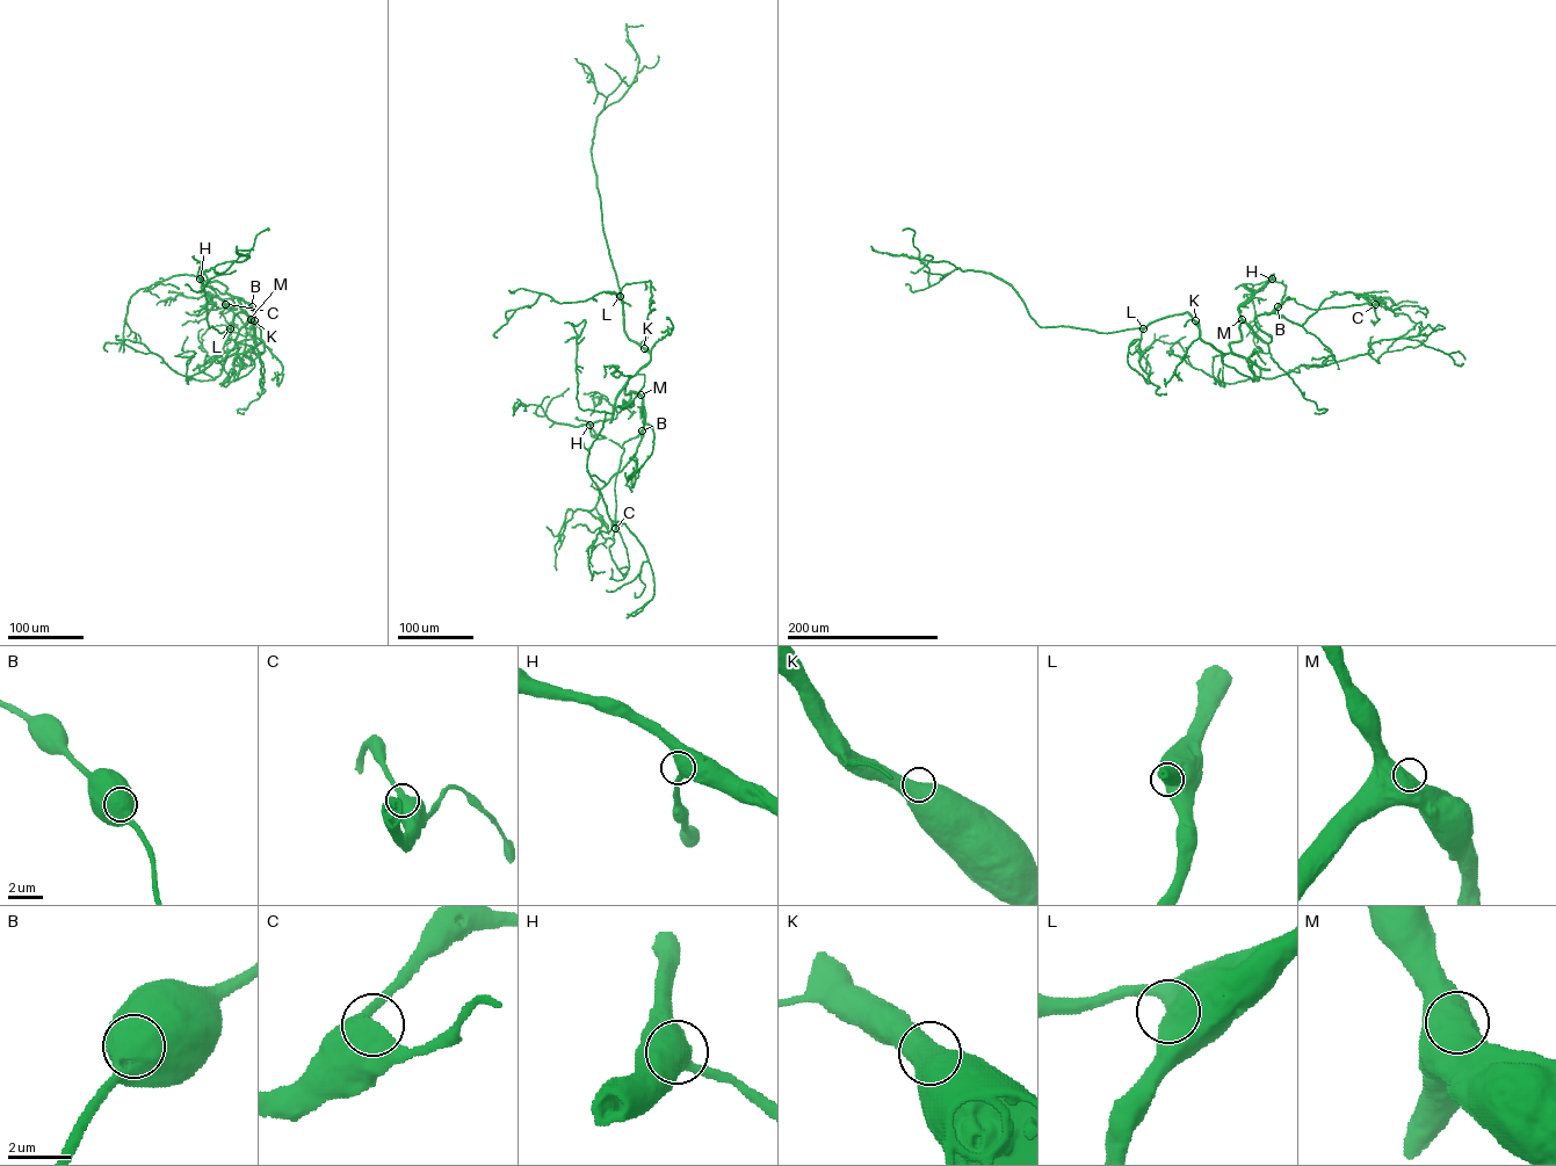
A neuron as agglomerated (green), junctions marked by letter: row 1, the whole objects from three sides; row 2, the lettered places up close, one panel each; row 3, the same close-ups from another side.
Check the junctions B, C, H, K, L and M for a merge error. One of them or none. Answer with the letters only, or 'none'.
none

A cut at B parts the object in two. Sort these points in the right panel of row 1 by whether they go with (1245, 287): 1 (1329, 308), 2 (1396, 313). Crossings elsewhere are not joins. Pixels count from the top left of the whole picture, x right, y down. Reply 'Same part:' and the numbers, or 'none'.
Same part: none

